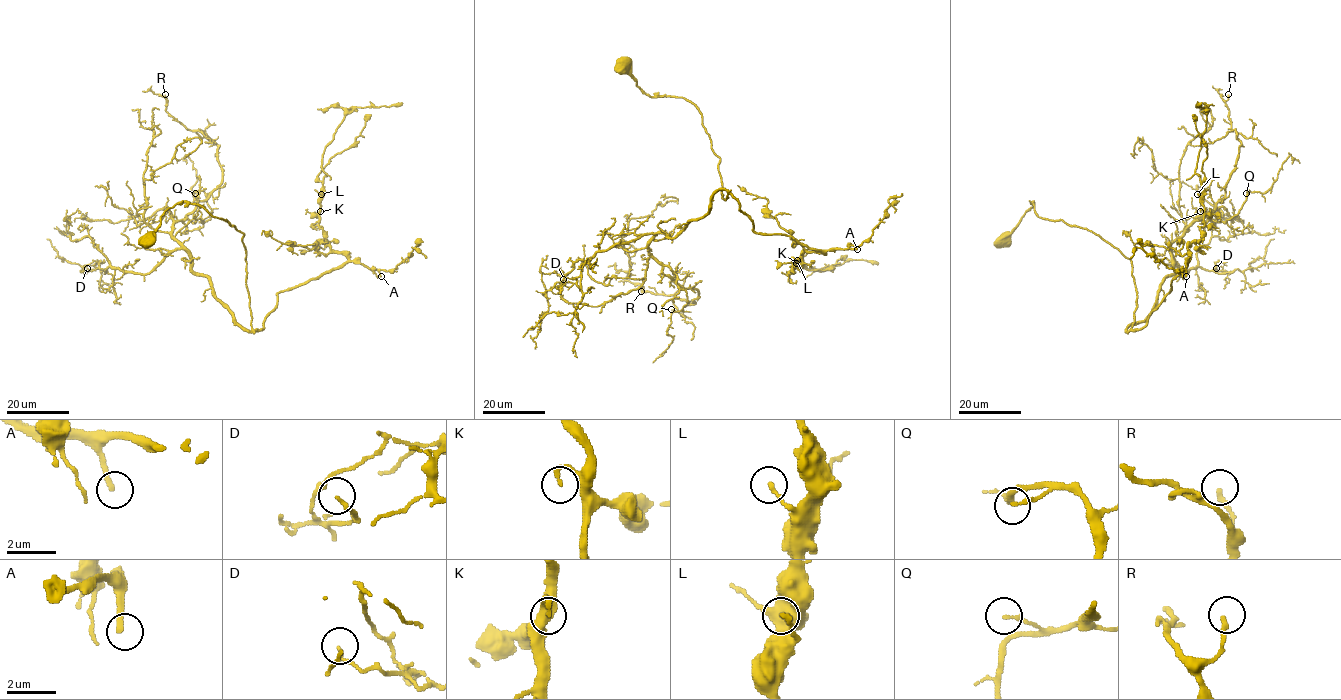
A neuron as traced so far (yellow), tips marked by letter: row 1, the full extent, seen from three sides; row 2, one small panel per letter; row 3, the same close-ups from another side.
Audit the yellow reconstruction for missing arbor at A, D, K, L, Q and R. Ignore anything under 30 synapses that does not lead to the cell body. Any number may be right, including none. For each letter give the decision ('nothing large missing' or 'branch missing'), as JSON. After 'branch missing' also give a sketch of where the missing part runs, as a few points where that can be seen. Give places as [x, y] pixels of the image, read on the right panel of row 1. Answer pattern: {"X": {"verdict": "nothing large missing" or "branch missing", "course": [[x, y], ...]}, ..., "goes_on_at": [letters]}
{"A": {"verdict": "branch missing", "course": [[1186, 276], [1197, 294], [1206, 293], [1233, 316], [1239, 328]]}, "D": {"verdict": "nothing large missing"}, "K": {"verdict": "nothing large missing"}, "L": {"verdict": "nothing large missing"}, "Q": {"verdict": "nothing large missing"}, "R": {"verdict": "nothing large missing"}, "goes_on_at": ["A"]}

